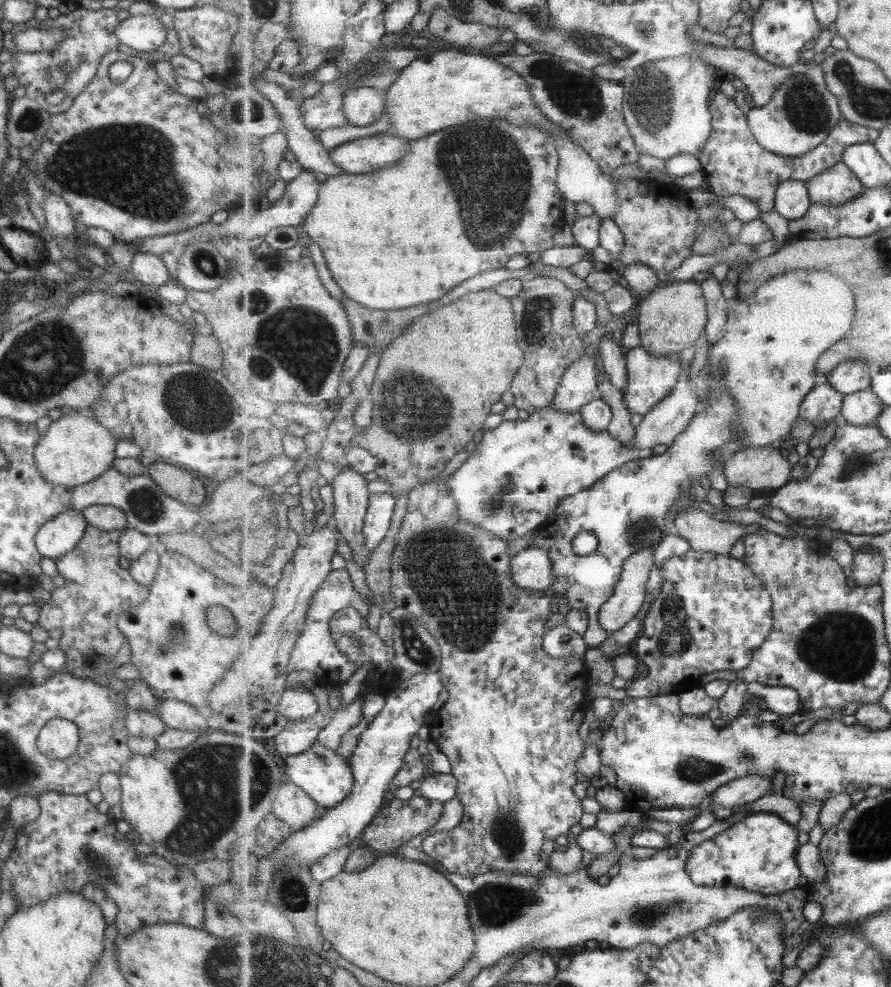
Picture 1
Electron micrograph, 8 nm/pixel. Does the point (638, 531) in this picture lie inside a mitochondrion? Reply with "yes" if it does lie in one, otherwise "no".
yes

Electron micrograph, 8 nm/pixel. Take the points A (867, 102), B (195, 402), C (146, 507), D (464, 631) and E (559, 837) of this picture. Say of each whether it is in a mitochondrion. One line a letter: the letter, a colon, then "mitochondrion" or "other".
A: mitochondrion
B: mitochondrion
C: mitochondrion
D: mitochondrion
E: other

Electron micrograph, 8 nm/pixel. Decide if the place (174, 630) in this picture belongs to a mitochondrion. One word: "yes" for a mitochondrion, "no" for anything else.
yes

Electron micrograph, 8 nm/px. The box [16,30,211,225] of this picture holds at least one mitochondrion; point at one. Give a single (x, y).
(58, 77)

